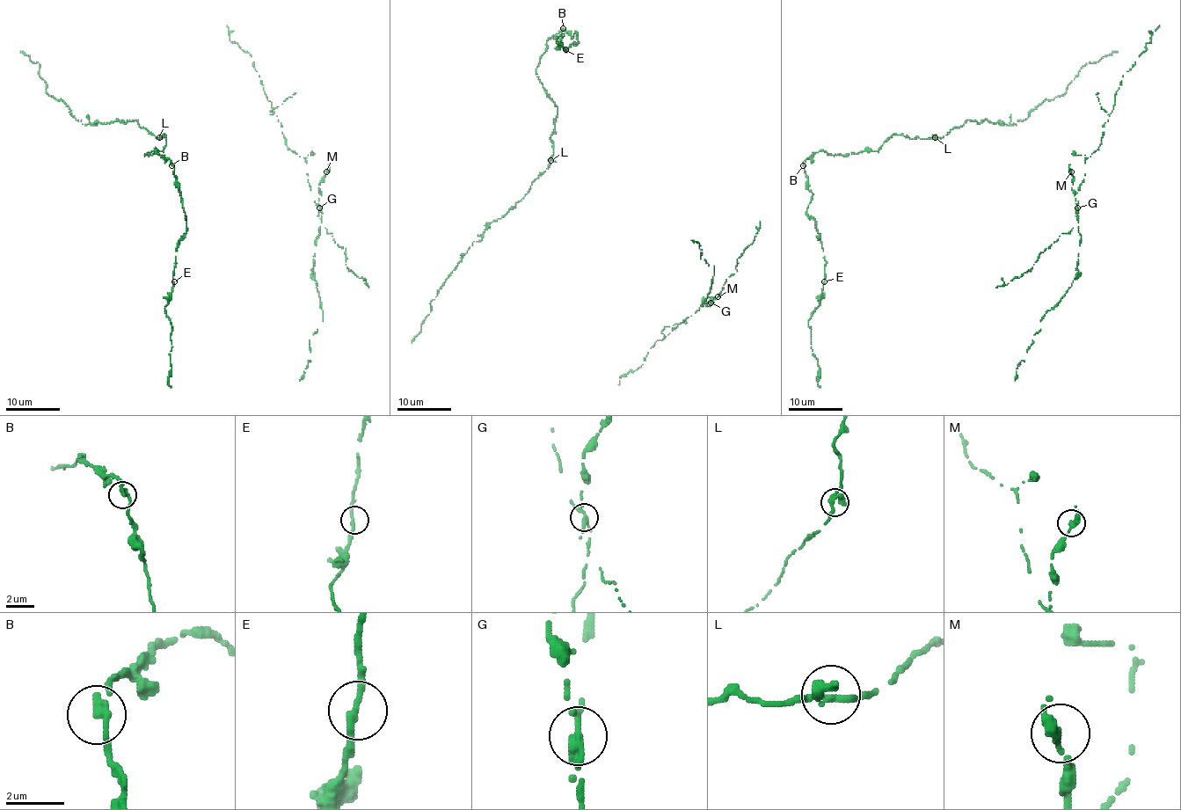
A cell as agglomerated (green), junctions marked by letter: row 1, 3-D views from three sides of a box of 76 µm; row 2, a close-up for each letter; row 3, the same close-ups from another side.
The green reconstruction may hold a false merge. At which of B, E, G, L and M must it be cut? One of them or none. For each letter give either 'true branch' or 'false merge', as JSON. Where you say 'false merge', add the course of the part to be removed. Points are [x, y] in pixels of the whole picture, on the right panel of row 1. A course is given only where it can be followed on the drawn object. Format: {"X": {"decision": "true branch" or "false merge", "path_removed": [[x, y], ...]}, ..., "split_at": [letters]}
{"B": {"decision": "true branch"}, "E": {"decision": "true branch"}, "G": {"decision": "false merge"}, "L": {"decision": "true branch"}, "M": {"decision": "true branch"}, "split_at": ["G"]}

